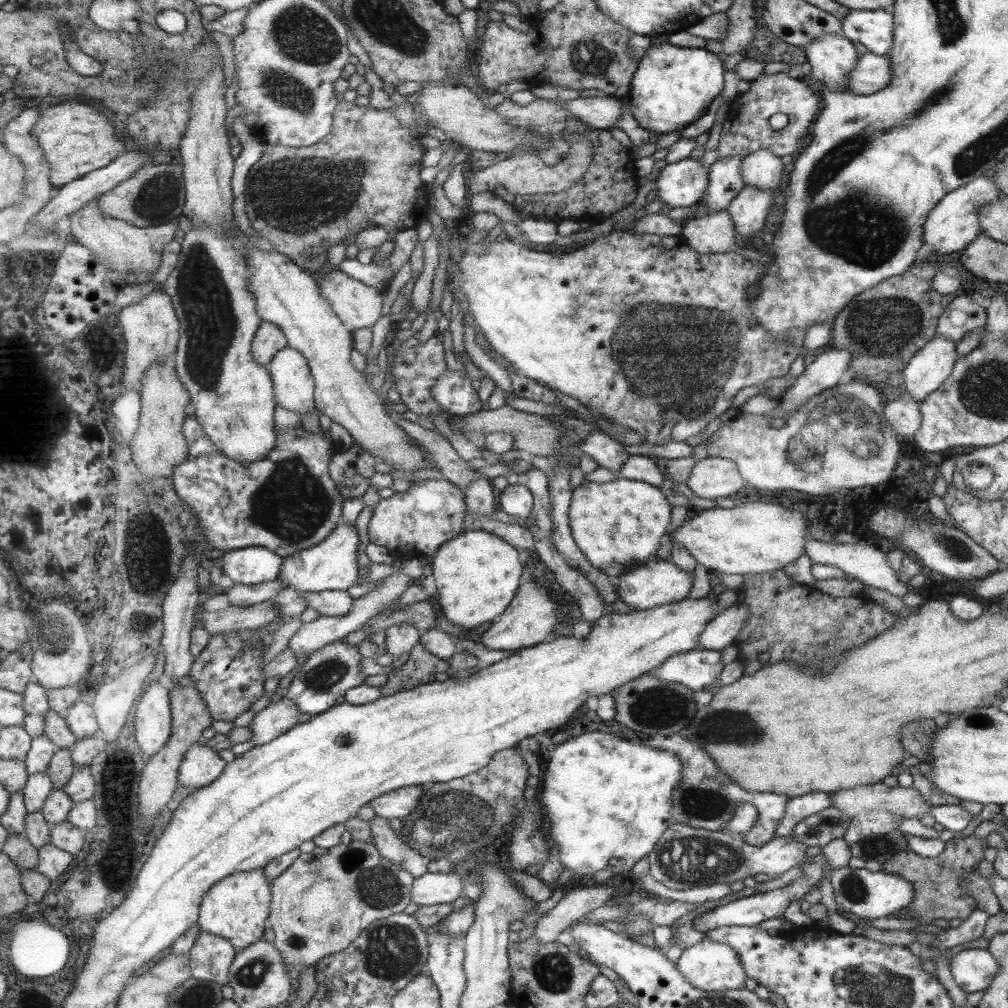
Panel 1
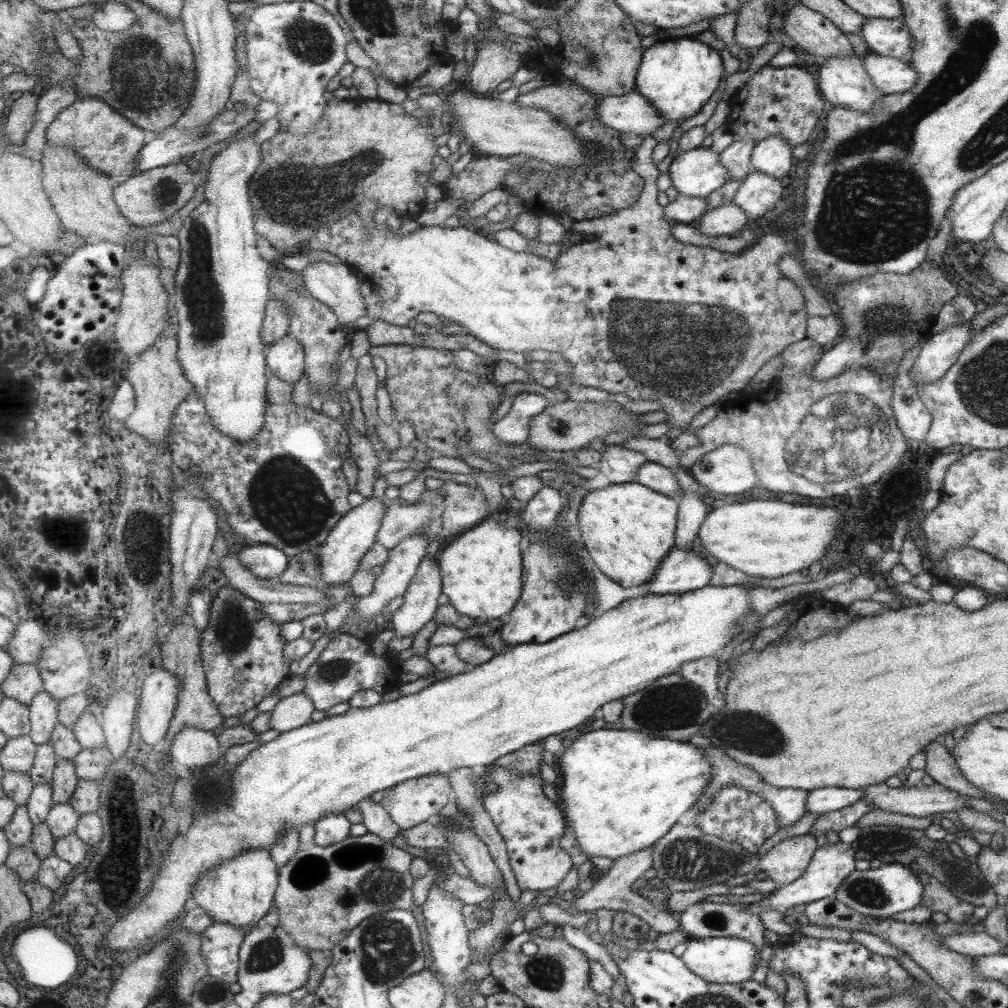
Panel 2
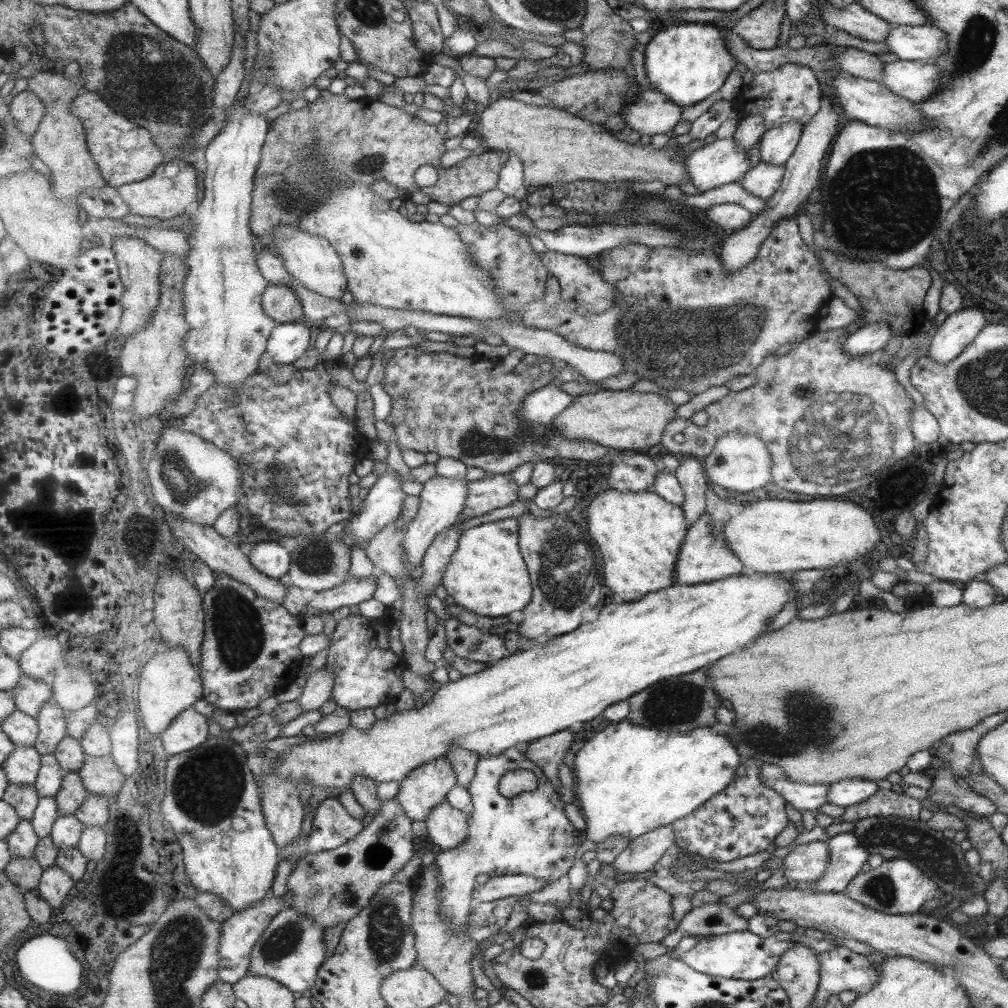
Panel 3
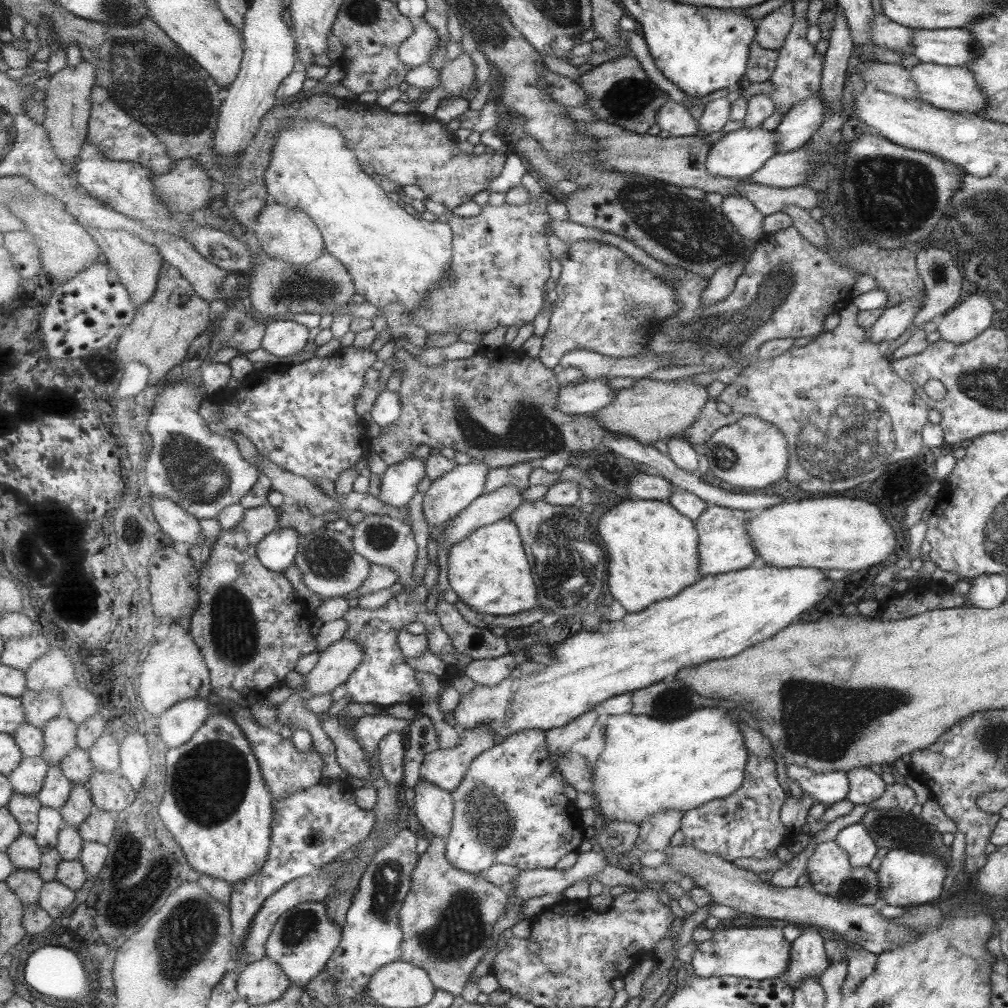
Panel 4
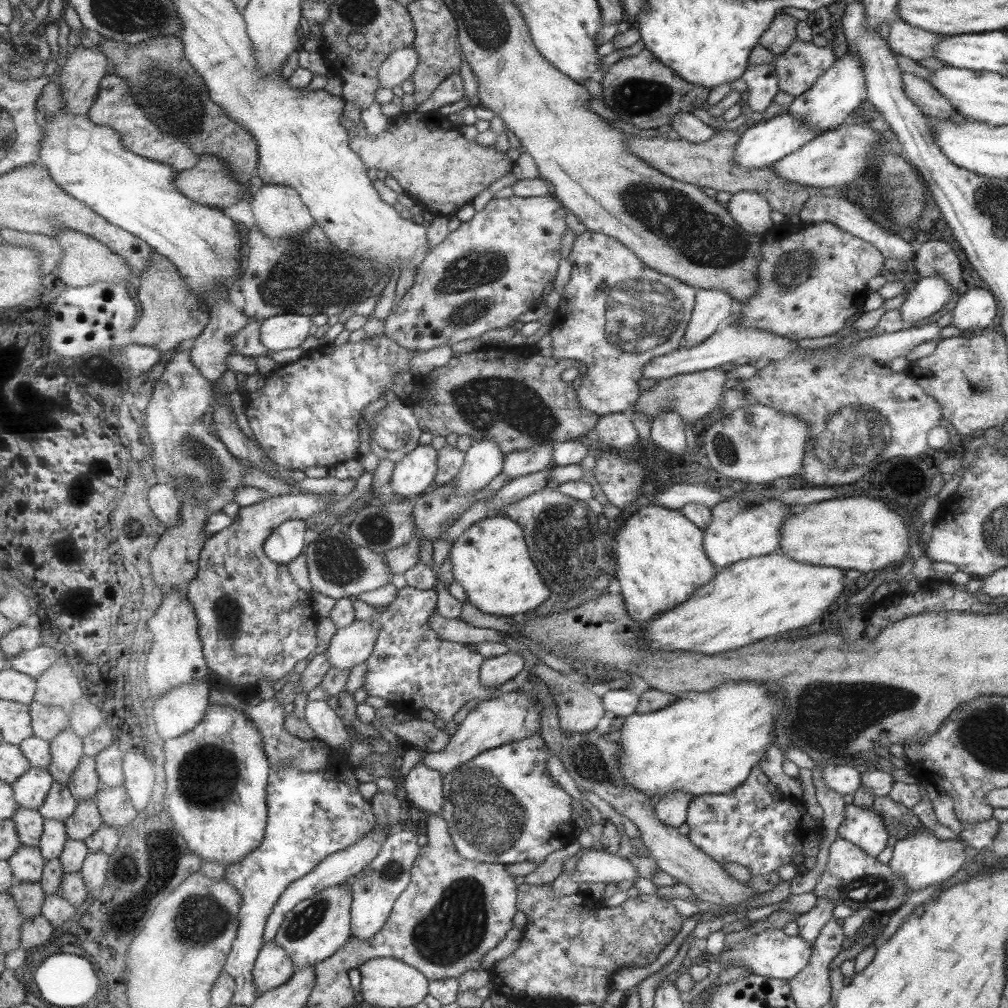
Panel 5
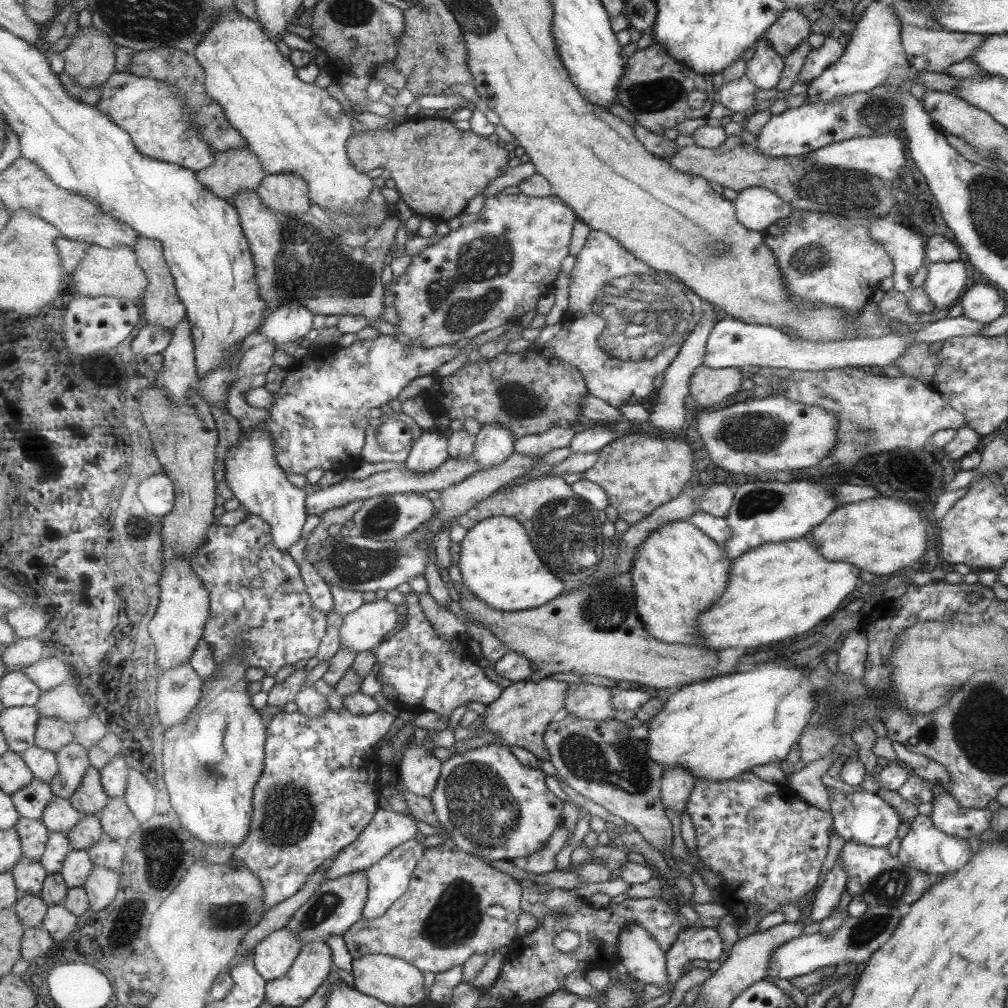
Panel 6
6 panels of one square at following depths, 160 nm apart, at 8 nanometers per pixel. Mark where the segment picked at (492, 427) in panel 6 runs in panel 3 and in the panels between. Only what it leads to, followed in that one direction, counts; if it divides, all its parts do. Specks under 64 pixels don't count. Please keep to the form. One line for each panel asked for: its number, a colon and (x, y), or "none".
3: (443, 499)
4: (451, 494)
5: (485, 459)

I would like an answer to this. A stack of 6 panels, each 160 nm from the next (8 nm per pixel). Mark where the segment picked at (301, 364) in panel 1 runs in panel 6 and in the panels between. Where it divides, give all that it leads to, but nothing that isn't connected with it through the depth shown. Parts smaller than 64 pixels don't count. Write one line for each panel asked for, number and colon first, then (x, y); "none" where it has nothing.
2: (286, 358)
3: (288, 342)
4: (282, 338)
5: (286, 331)
6: (289, 323)

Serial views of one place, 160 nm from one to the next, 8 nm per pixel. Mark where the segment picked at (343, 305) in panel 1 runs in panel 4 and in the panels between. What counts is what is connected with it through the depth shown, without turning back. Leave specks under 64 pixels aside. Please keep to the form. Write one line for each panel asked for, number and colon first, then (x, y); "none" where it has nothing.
2: (334, 284)
3: (311, 259)
4: (286, 233)

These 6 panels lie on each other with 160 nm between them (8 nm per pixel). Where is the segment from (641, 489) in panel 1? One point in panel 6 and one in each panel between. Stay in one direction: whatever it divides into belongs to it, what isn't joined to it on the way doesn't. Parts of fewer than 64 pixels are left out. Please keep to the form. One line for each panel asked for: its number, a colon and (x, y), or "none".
2: (627, 529)
3: (639, 534)
4: (654, 549)
5: (661, 562)
6: (679, 571)

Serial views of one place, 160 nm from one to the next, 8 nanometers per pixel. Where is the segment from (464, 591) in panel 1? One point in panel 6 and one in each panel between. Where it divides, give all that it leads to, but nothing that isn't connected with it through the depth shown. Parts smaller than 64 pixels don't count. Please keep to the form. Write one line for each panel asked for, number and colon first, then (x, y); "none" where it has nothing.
2: (483, 569)
3: (488, 575)
4: (489, 571)
5: (491, 559)
6: (499, 562)

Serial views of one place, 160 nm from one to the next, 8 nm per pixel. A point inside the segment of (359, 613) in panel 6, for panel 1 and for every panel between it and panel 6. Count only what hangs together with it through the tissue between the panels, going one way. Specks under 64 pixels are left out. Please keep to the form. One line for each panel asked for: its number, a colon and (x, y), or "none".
1: (276, 719)
2: (294, 711)
3: (319, 686)
4: (336, 664)
5: (349, 646)

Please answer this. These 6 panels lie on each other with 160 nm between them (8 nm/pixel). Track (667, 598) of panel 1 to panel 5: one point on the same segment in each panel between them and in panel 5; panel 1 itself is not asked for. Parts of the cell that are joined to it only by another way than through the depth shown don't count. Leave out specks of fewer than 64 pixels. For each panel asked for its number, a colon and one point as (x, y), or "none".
2: (681, 571)
3: (703, 557)
4: (724, 544)
5: (743, 526)

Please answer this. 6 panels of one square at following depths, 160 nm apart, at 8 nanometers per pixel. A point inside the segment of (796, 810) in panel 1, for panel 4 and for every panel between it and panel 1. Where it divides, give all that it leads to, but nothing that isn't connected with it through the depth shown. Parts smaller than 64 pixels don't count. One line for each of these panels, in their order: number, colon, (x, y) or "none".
2: (821, 800)
3: (846, 792)
4: (865, 787)

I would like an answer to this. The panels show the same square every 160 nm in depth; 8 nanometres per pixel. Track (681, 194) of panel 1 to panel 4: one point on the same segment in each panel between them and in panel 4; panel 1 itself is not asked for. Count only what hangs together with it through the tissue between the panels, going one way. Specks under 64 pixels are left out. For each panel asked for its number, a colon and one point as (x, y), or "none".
2: (697, 172)
3: (721, 161)
4: (738, 154)

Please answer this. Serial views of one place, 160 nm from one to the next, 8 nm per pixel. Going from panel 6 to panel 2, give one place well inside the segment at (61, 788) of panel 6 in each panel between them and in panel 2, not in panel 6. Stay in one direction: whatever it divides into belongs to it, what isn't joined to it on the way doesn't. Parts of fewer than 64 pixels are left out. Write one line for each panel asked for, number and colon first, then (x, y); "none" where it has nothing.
2: (45, 708)
3: (53, 722)
4: (61, 735)
5: (68, 747)

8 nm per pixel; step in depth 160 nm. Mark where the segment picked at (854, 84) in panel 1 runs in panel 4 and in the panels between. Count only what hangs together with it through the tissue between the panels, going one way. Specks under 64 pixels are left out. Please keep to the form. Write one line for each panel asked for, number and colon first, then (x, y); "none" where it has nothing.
2: (891, 76)
3: (916, 82)
4: (954, 89)

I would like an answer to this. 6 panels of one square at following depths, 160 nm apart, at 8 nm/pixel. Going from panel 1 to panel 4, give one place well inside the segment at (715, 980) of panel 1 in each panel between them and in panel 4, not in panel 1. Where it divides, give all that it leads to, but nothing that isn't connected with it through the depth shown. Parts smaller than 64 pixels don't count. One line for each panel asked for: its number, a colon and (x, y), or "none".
2: (719, 960)
3: (741, 955)
4: (758, 953)

